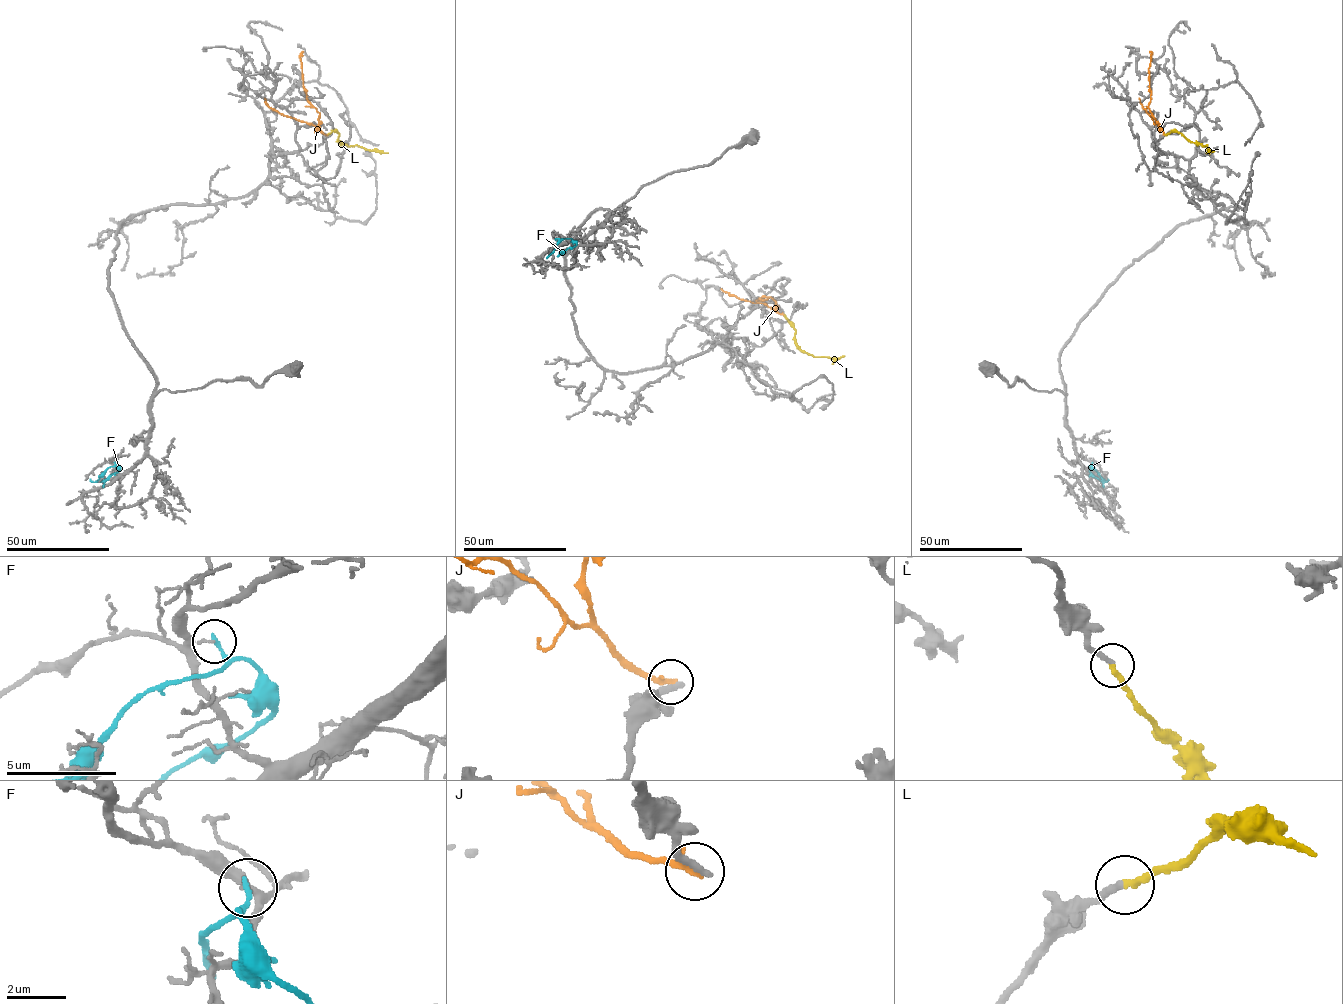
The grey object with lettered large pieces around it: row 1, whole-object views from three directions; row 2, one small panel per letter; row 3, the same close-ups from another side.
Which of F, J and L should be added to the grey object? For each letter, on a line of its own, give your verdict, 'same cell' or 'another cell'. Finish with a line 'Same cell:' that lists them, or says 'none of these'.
F: another cell
J: another cell
L: same cell
Same cell: L

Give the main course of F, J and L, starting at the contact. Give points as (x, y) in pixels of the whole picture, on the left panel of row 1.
F: (115, 463), (95, 482), (90, 478)
J: (326, 134), (319, 128), (319, 113), (307, 98), (303, 86), (299, 57), (303, 51)
L: (327, 135), (335, 131), (339, 134), (338, 142), (345, 145), (388, 153)

